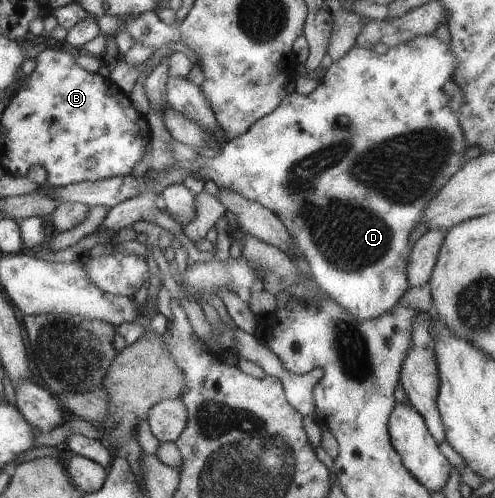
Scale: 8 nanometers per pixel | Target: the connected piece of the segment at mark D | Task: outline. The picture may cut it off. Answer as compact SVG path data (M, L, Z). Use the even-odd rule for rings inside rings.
M418 35L414 37L412 40L406 42L406 44L395 46L394 48L389 48L389 50L383 54L379 55L375 52L367 52L360 47L352 47L347 53L342 55L342 58L339 58L336 61L332 61L330 67L327 68L326 74L318 83L318 86L308 95L301 95L294 91L293 93L288 93L283 99L282 102L278 105L278 108L275 108L271 113L268 113L266 116L259 118L252 126L246 131L243 132L240 136L230 138L228 142L224 146L222 146L221 151L218 153L216 157L203 157L202 155L198 155L192 160L177 160L172 166L171 169L167 171L150 171L149 173L142 174L142 176L133 176L131 174L113 176L107 179L97 180L94 182L90 181L82 181L81 183L70 183L67 185L61 186L46 186L45 193L50 195L56 202L57 206L63 202L76 202L82 203L85 205L96 206L96 205L104 205L111 209L113 206L120 204L122 201L127 201L132 197L138 196L142 191L146 191L147 189L152 189L155 187L160 194L162 194L165 188L168 188L170 185L182 185L183 182L188 177L196 177L202 180L209 180L215 182L219 187L223 187L224 189L230 189L231 191L240 193L244 198L251 200L252 202L257 202L264 206L264 208L268 208L269 211L272 211L281 221L282 224L286 225L288 232L291 234L293 241L296 243L296 246L301 250L302 256L308 261L309 264L309 272L312 276L317 280L319 287L324 289L325 294L330 297L332 300L335 300L346 312L349 312L352 316L355 316L357 319L367 321L378 318L379 316L385 315L387 312L390 312L394 305L398 303L398 300L404 296L404 293L408 290L409 284L407 283L407 274L406 274L406 265L407 265L407 256L409 255L410 248L408 247L408 238L410 232L412 232L413 228L419 222L419 216L422 214L423 208L432 200L432 197L435 194L438 194L438 191L446 184L446 181L459 169L462 168L462 165L466 162L464 159L464 153L468 149L467 144L464 142L464 135L462 132L462 127L458 122L458 109L462 106L463 92L461 88L456 84L454 80L453 74L455 69L456 59L453 51L451 50L451 46L444 42L441 42L434 35Z

